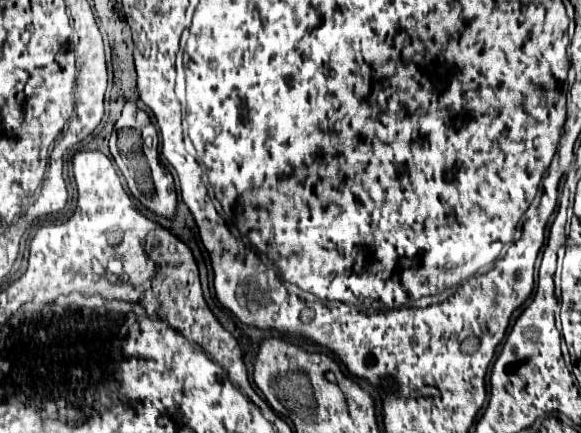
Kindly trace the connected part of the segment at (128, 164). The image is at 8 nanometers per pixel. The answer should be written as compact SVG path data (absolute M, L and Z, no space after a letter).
M125 102L123 114L115 124L117 132L117 150L115 162L121 170L121 174L127 180L127 186L131 194L153 214L163 218L173 218L177 212L177 192L173 184L173 176L167 176L165 168L159 162L159 150L157 150L157 130L151 124L151 118L147 112L139 110L135 102Z

